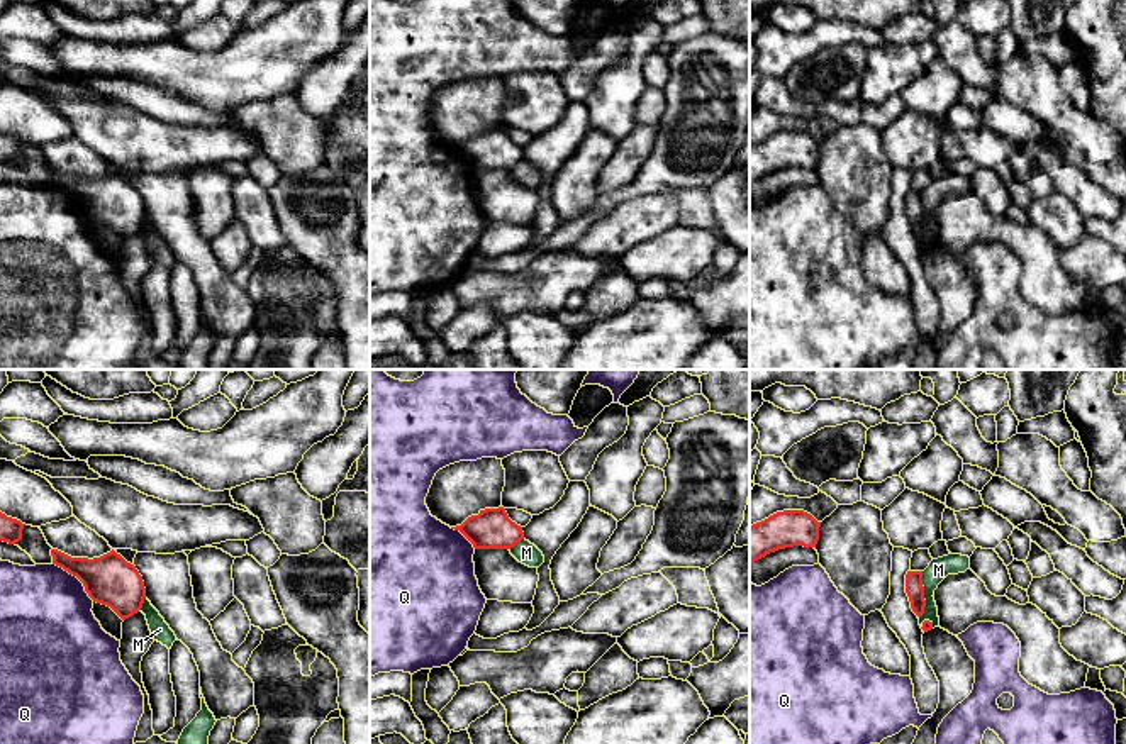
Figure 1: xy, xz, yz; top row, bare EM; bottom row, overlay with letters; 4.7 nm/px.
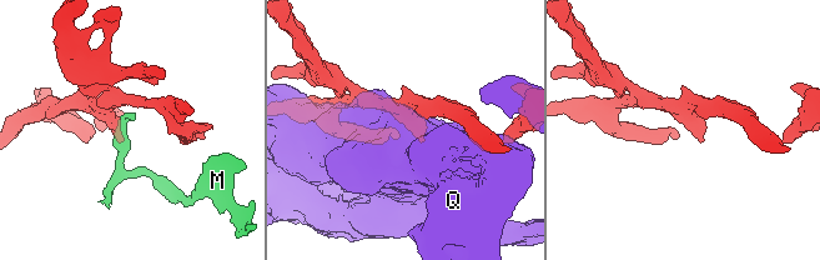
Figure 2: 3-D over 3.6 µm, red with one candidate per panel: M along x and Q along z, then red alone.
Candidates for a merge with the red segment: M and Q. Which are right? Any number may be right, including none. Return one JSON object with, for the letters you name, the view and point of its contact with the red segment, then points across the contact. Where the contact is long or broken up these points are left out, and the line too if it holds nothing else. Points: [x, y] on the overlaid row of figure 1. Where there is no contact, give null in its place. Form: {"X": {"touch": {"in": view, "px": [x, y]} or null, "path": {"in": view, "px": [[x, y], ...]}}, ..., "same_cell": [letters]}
{"same_cell": []}

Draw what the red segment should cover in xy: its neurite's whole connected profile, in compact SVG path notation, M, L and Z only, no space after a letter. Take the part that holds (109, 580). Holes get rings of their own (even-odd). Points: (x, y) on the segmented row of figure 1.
M51 549L53 564L76 576L88 597L110 607L122 620L142 608L146 588L134 564L127 563L114 549L100 558L71 558Z

